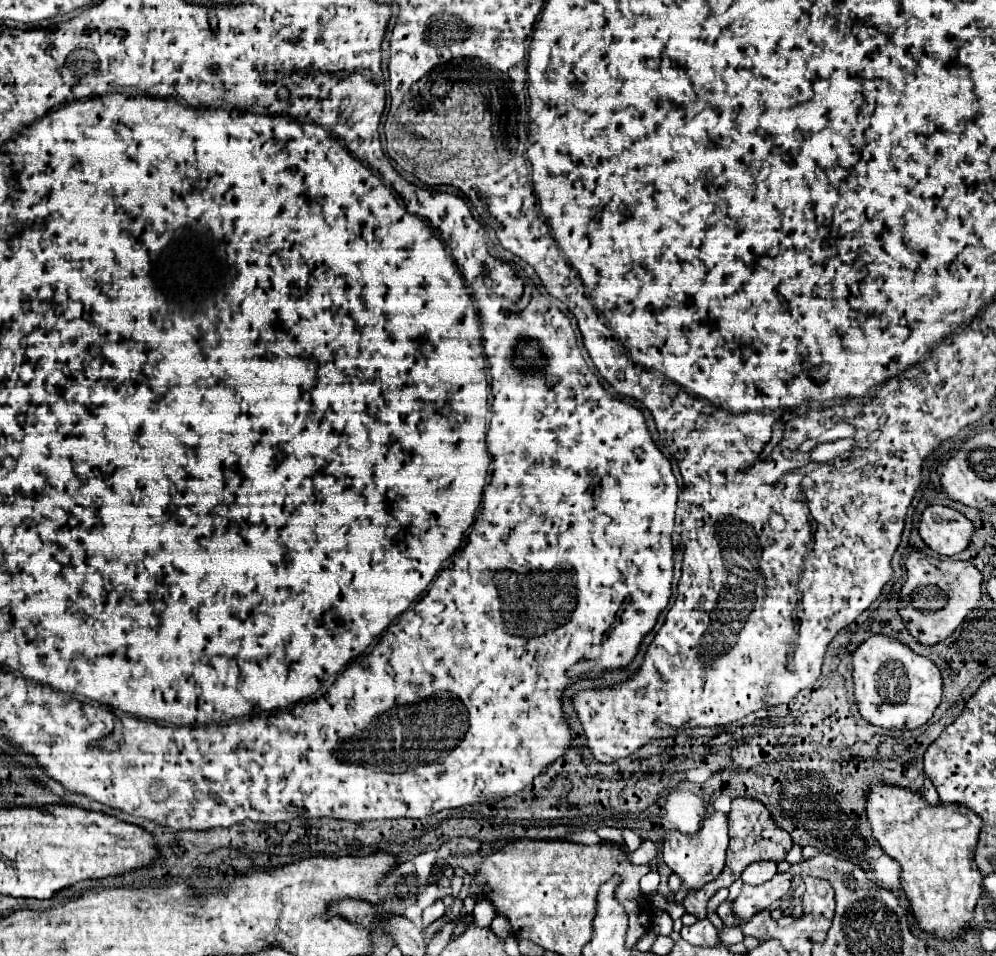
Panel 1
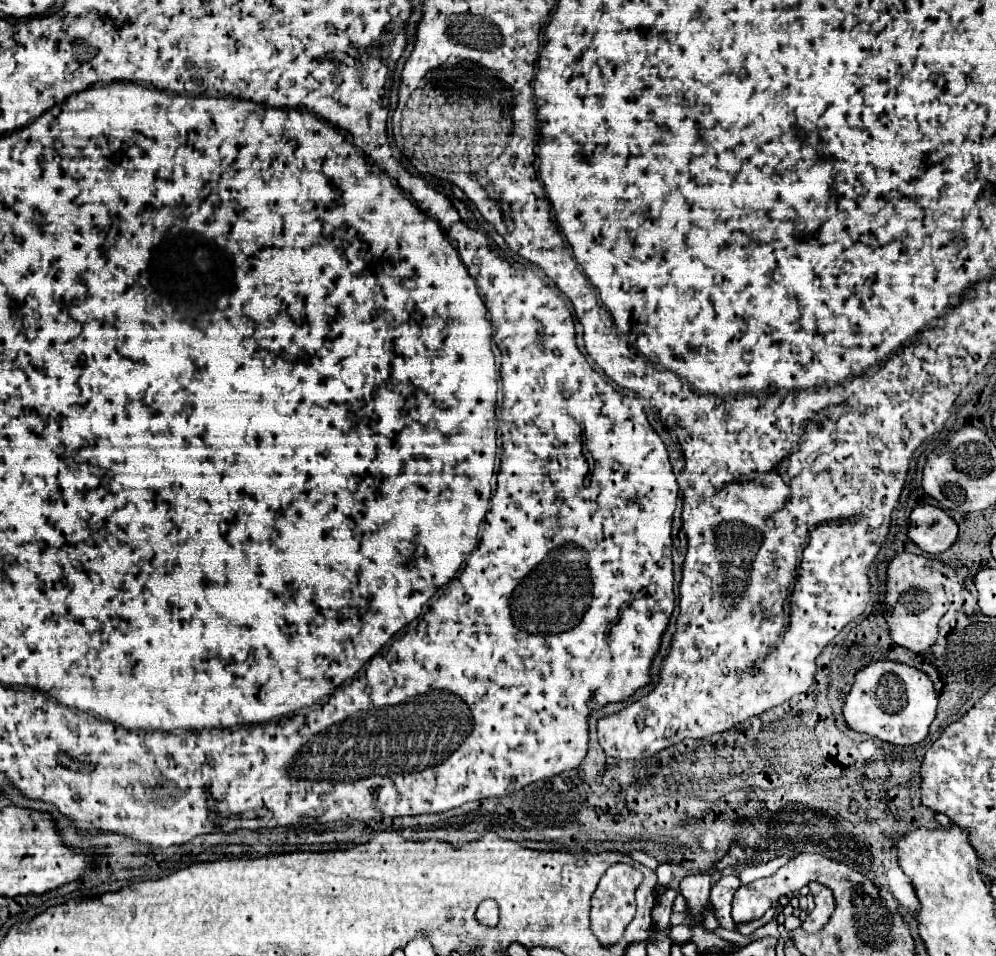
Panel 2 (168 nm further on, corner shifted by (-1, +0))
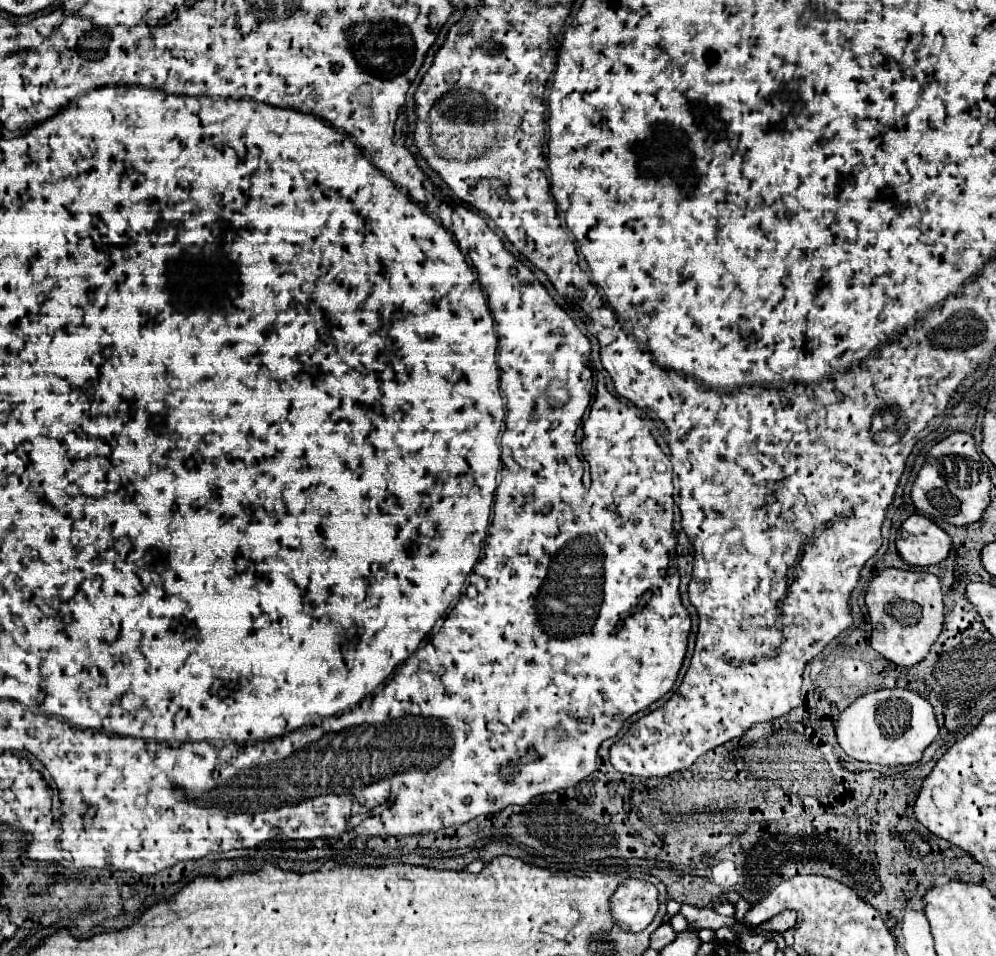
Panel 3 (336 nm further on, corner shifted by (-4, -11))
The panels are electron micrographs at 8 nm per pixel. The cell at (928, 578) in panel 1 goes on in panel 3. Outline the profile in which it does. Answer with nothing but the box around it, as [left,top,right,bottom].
[866,569,944,667]

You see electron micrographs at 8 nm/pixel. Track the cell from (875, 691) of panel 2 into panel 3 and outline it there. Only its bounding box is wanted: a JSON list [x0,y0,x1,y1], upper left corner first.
[836,689,938,765]

